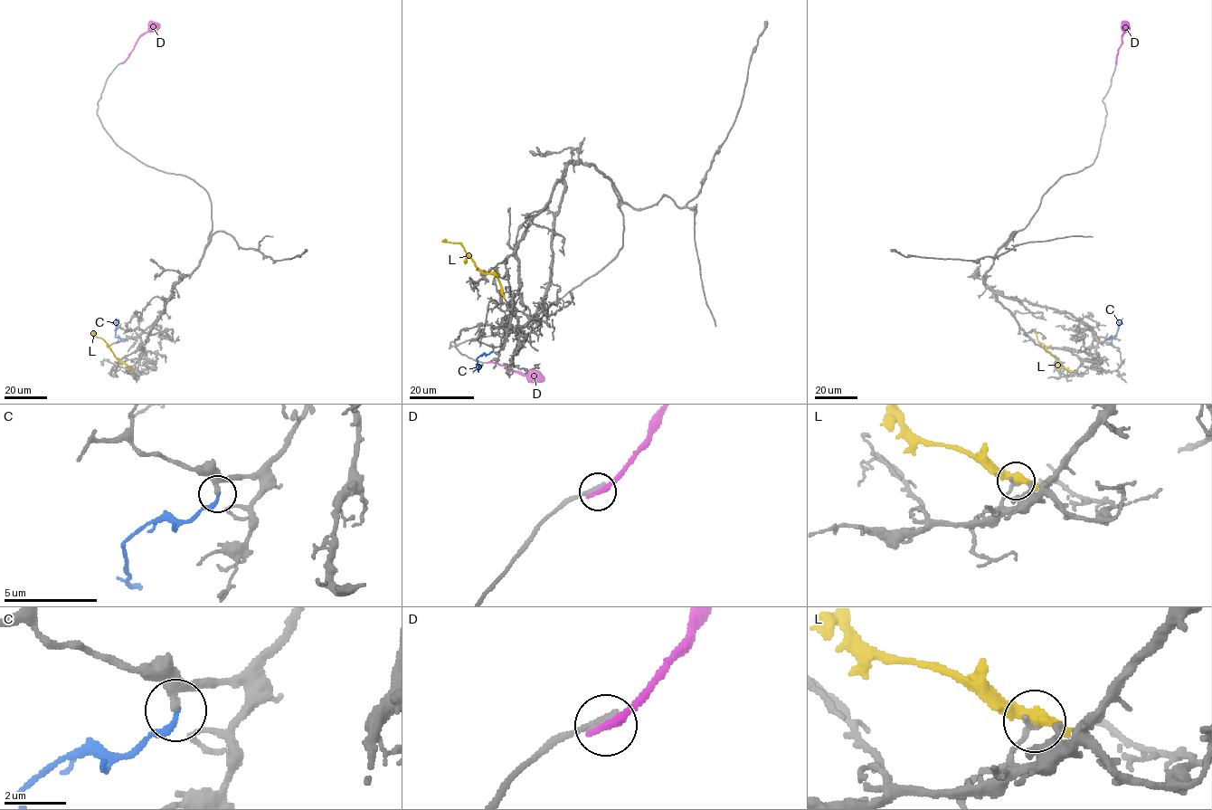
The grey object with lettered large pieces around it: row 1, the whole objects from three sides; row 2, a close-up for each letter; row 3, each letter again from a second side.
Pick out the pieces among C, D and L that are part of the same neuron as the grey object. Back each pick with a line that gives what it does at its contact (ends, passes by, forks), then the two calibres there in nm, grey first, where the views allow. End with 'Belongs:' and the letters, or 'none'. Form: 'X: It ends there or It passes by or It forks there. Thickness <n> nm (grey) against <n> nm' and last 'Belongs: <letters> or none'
Belongs: none

